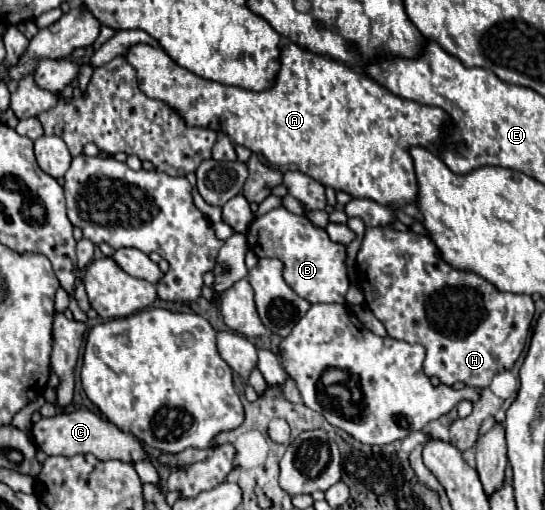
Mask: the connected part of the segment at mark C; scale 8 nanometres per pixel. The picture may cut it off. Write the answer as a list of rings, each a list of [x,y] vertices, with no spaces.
[[[76,409],[70,413],[58,413],[54,417],[40,417],[30,427],[32,441],[38,449],[42,449],[46,455],[62,455],[62,457],[74,457],[76,453],[92,453],[94,457],[108,461],[118,459],[124,463],[142,461],[148,459],[148,453],[142,449],[142,443],[130,435],[122,433],[116,425],[112,425],[108,419],[88,411],[88,409]]]

